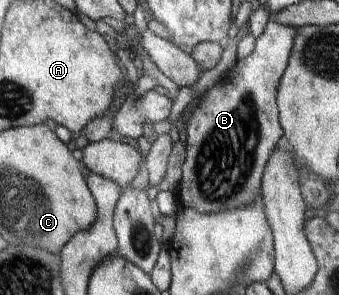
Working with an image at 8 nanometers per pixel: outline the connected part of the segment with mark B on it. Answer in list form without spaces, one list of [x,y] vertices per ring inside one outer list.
[[[268,20],[262,34],[255,38],[255,45],[252,49],[252,53],[250,53],[248,57],[244,57],[244,59],[236,60],[233,68],[223,72],[212,89],[204,92],[200,96],[199,104],[193,109],[188,121],[186,121],[186,151],[184,161],[181,165],[182,179],[180,179],[180,183],[178,183],[176,190],[173,192],[179,207],[191,208],[193,211],[199,212],[202,215],[208,215],[208,213],[220,213],[220,211],[234,209],[234,207],[242,207],[242,205],[246,205],[246,203],[252,203],[252,199],[256,199],[256,195],[261,191],[259,186],[261,183],[262,171],[264,171],[264,165],[266,165],[266,161],[268,161],[268,157],[273,149],[282,143],[283,133],[278,121],[275,93],[279,85],[279,80],[286,68],[288,57],[290,56],[294,33],[296,33],[296,28],[286,27],[286,25],[280,25],[280,23],[276,23],[276,21]]]

